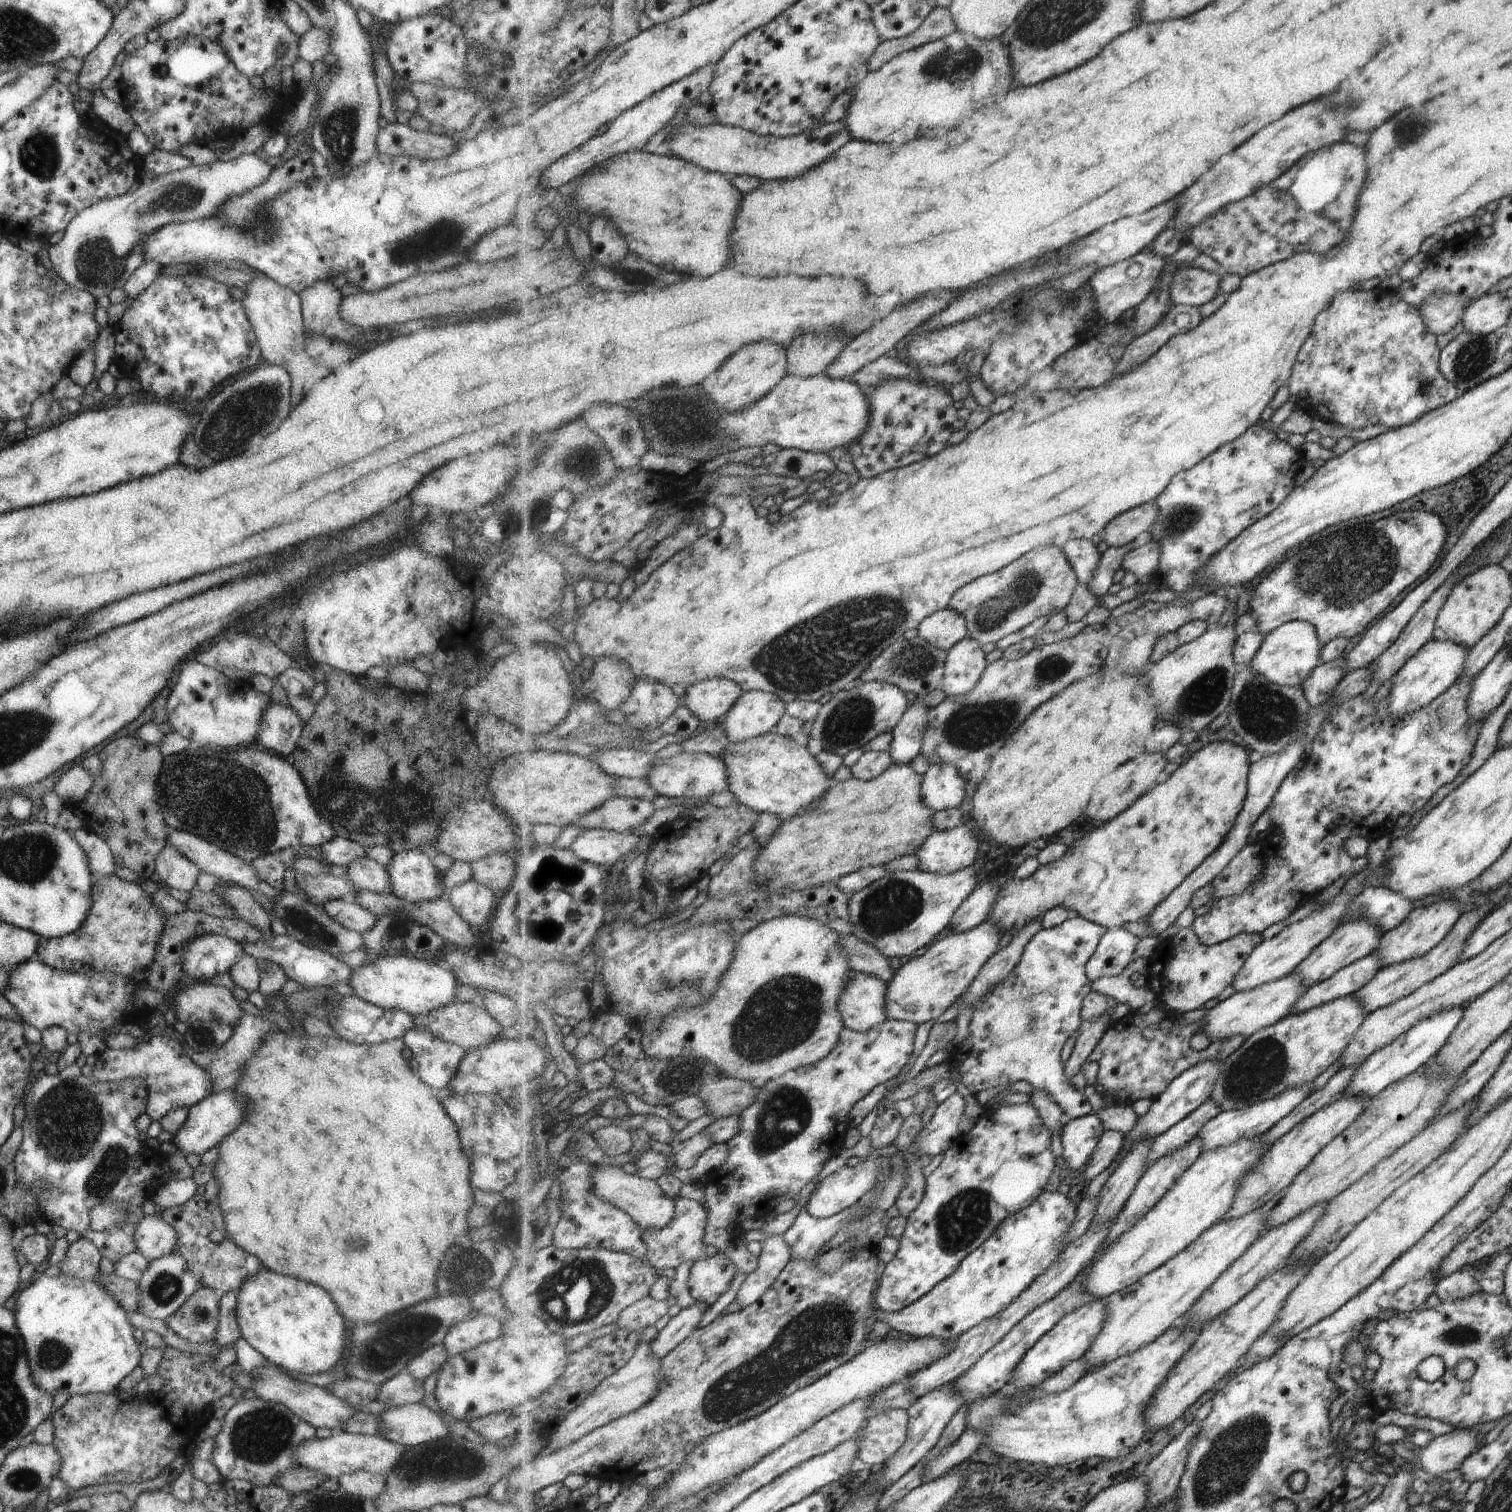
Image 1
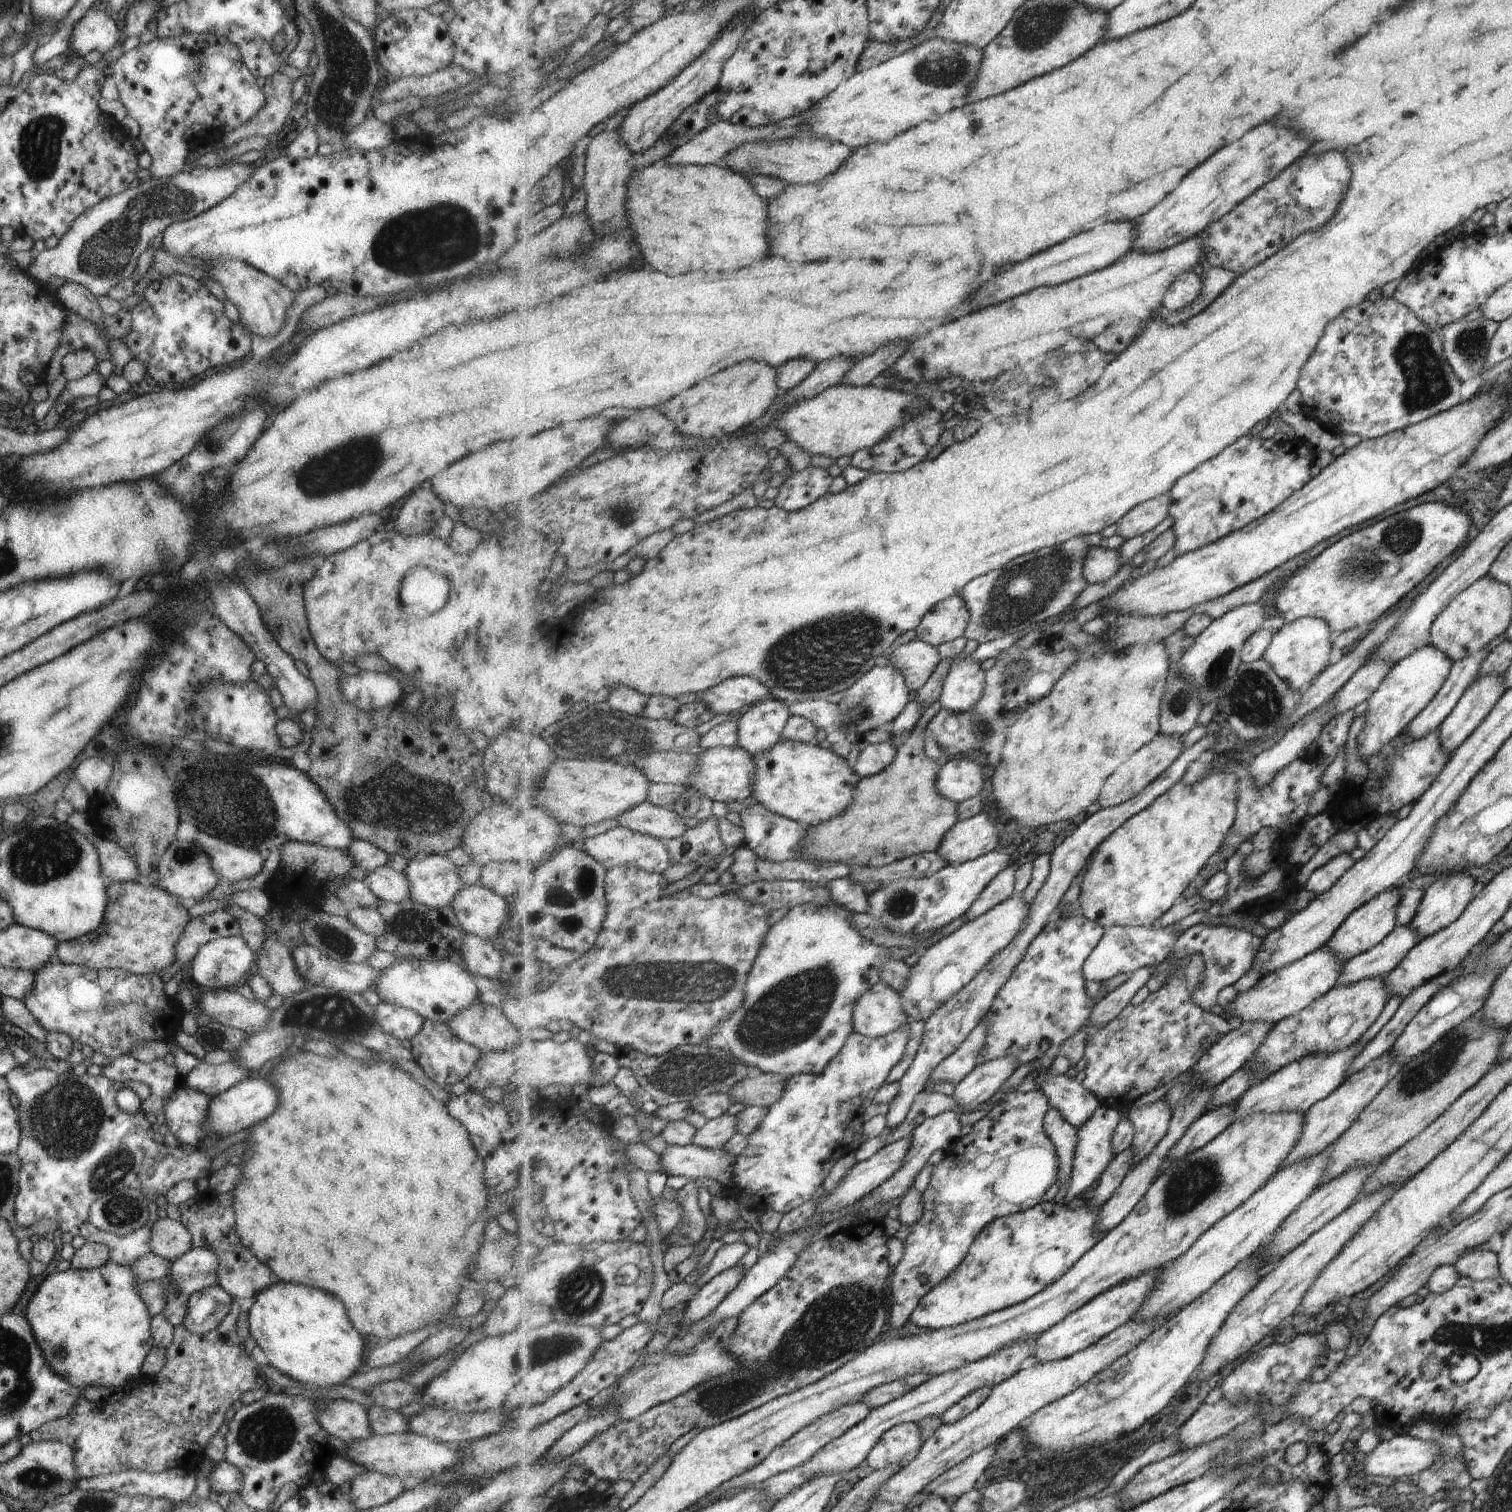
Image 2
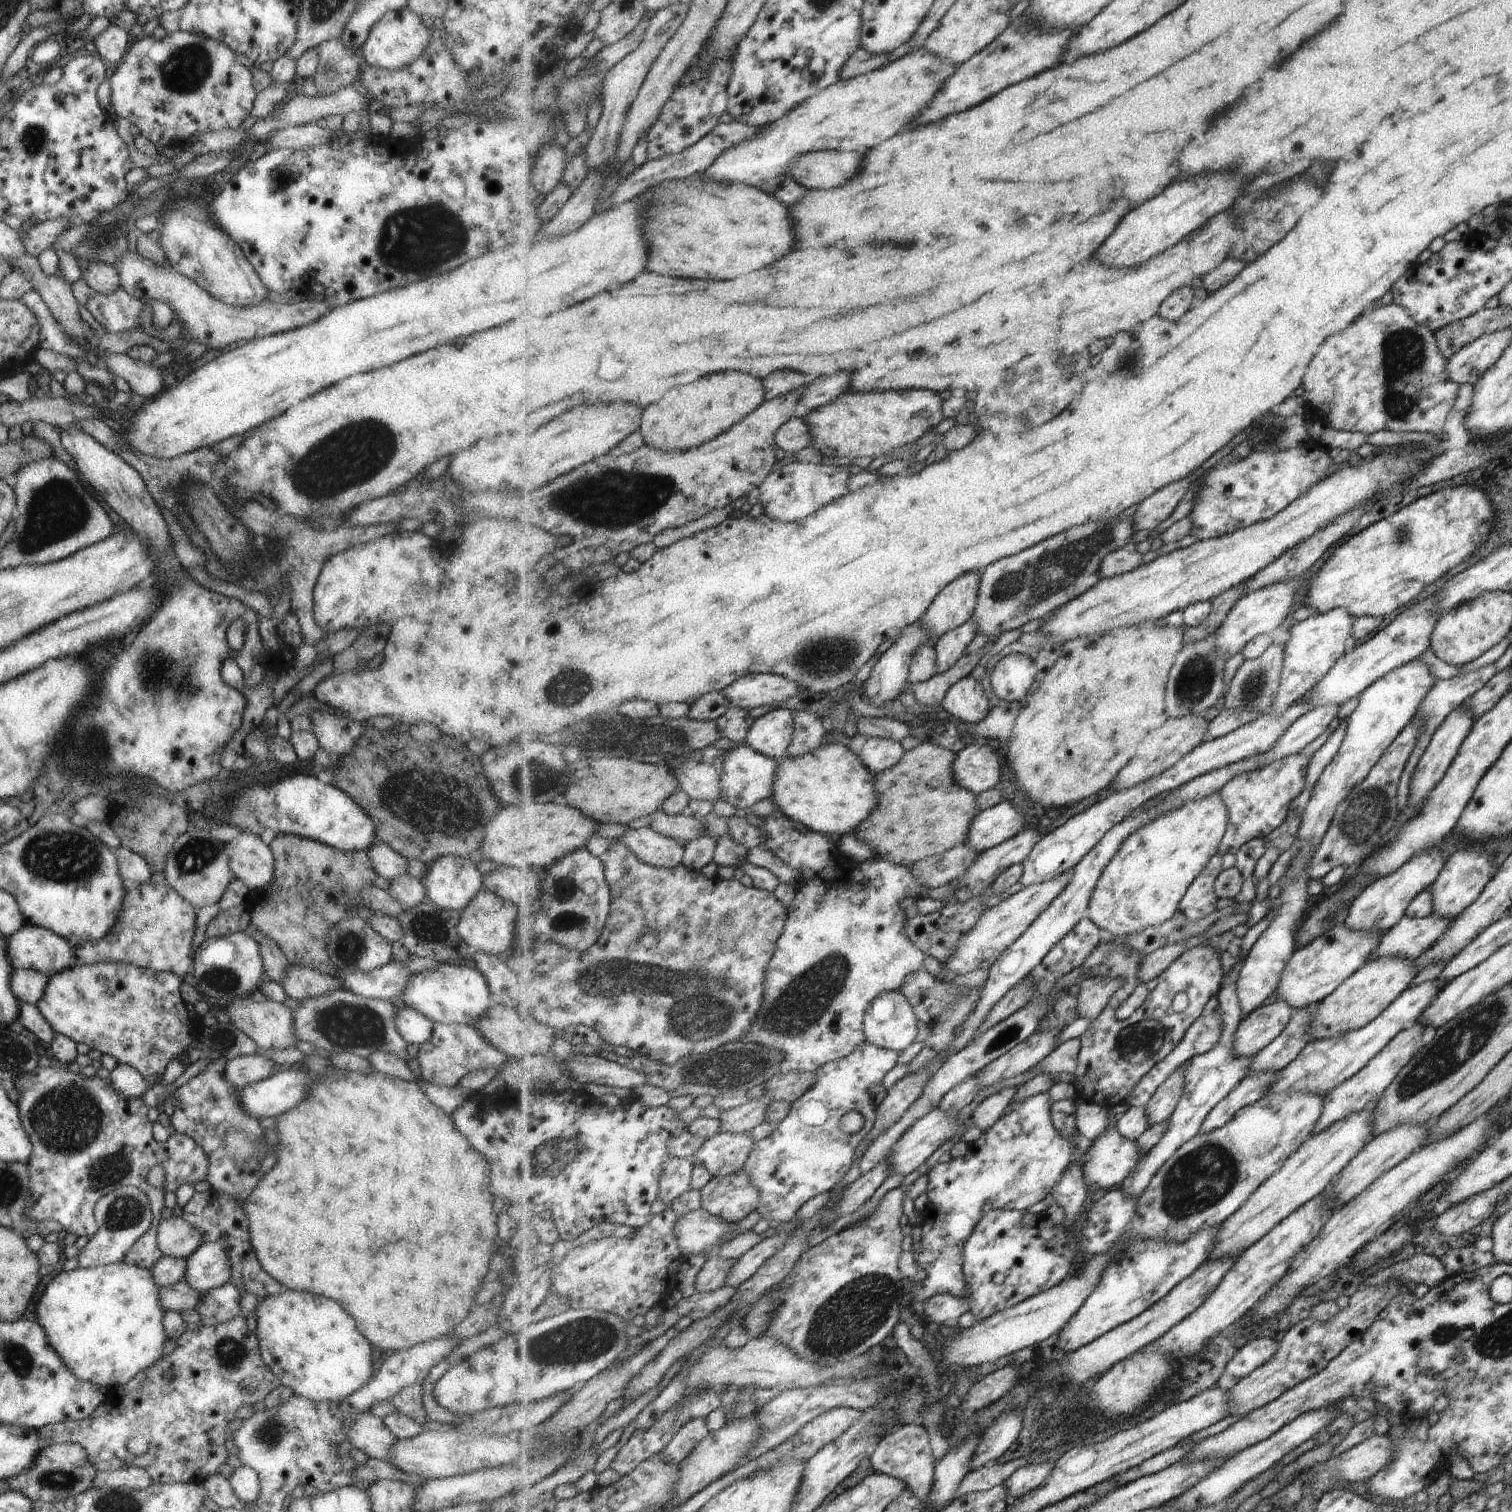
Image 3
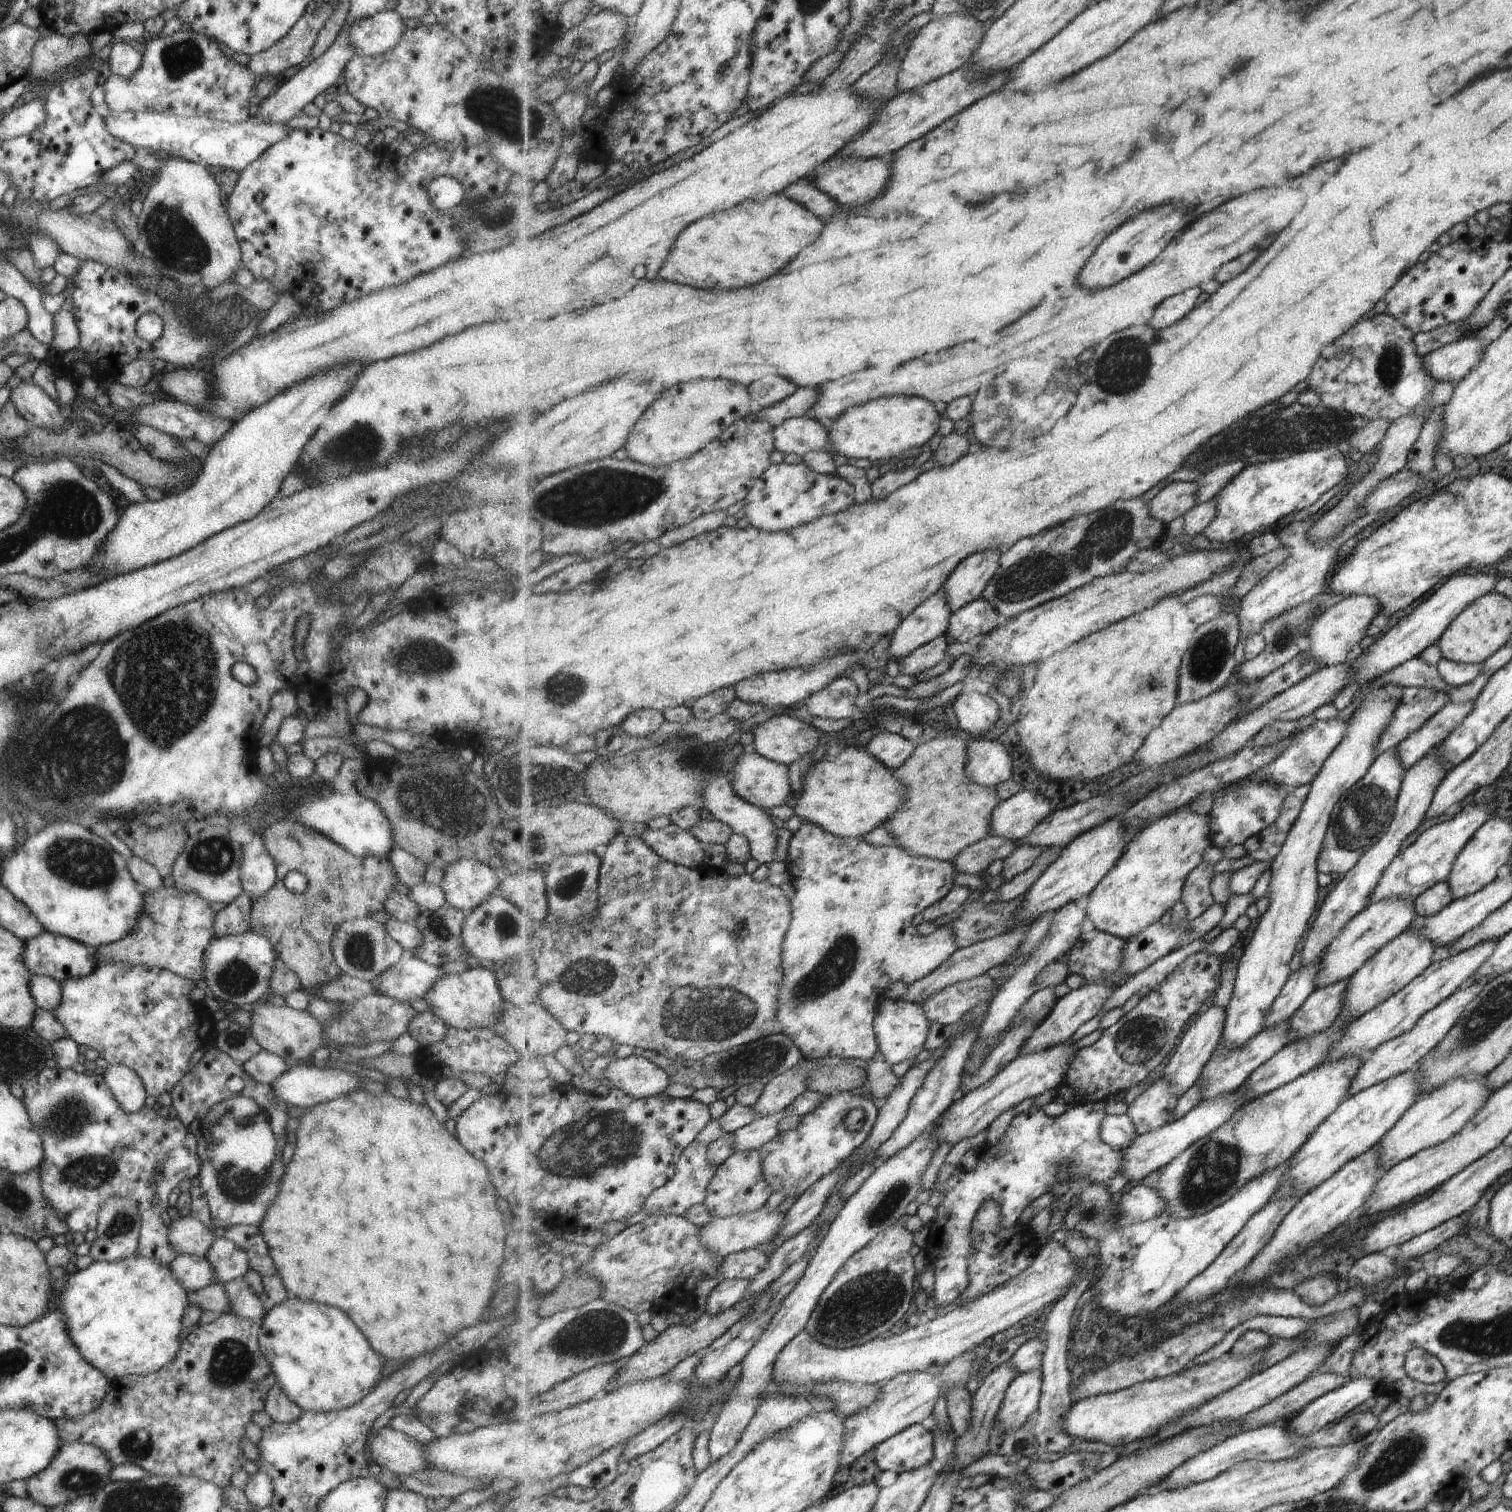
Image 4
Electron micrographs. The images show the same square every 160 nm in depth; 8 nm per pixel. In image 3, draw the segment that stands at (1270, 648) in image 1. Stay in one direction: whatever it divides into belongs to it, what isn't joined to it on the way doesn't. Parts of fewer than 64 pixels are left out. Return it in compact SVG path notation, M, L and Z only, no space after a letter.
M1333 609L1315 614L1304 621L1295 622L1289 630L1290 639L1285 644L1285 660L1282 670L1282 686L1276 699L1276 709L1285 710L1299 701L1334 666L1343 654L1343 644L1351 632L1351 615L1343 609Z

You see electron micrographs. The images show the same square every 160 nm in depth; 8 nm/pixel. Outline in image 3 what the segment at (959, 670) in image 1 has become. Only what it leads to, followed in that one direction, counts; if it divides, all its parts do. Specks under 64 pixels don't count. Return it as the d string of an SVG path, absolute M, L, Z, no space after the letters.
M969 675L949 689L941 707L965 723L975 724L990 713L991 704L979 679Z

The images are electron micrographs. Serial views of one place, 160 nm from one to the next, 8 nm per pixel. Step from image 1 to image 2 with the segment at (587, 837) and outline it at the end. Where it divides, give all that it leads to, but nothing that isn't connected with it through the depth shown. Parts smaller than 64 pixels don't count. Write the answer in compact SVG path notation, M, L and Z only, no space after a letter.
M621 826L612 828L606 833L584 839L580 843L580 846L581 850L587 851L587 854L590 854L597 862L606 866L608 870L614 869L624 863L630 863L650 873L663 874L669 866L674 864L670 850L667 850L664 840Z

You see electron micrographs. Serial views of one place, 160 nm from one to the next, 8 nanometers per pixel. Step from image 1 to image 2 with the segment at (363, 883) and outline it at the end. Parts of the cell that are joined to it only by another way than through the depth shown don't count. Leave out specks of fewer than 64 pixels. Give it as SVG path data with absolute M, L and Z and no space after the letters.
M388 865L366 872L363 882L380 902L399 902L409 898L408 882L403 872L395 871Z

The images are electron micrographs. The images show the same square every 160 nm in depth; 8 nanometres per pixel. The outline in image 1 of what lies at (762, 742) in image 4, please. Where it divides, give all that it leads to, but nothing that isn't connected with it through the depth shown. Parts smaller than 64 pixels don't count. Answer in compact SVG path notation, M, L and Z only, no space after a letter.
M744 690L724 716L723 730L731 743L767 734L783 718L786 704L778 694Z

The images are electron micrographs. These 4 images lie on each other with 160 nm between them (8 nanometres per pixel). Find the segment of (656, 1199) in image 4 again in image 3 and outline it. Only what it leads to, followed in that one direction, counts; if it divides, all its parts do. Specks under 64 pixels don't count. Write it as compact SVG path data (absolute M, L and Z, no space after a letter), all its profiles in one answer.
M671 1157L664 1166L660 1178L659 1200L672 1208L672 1202L692 1188L692 1174L695 1162L688 1157Z

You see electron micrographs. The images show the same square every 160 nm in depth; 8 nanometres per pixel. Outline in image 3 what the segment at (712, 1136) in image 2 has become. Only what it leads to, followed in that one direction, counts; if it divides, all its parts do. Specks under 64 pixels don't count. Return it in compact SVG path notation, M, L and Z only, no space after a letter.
M767 1094L747 1101L737 1108L723 1111L720 1116L723 1133L741 1134L752 1131L765 1122L768 1106L773 1102Z

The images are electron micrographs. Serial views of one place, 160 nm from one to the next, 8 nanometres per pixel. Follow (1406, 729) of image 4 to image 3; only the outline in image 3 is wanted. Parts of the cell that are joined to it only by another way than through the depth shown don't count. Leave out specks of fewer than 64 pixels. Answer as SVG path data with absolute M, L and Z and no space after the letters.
M1491 663L1466 673L1459 673L1450 679L1435 679L1434 685L1427 691L1425 698L1423 698L1421 704L1419 704L1419 708L1414 715L1414 717L1419 717L1424 722L1424 732L1416 740L1414 749L1411 750L1411 754L1409 754L1409 758L1407 758L1407 762L1405 762L1405 766L1403 766L1401 776L1399 776L1397 782L1397 790L1395 790L1395 793L1397 794L1397 796L1395 796L1395 807L1398 814L1402 812L1402 808L1406 804L1410 776L1413 773L1419 757L1423 754L1423 751L1431 738L1431 734L1435 732L1435 729L1443 722L1443 719L1447 714L1461 705L1464 700L1469 698L1474 692L1477 692L1477 690L1479 690L1495 673L1493 663Z

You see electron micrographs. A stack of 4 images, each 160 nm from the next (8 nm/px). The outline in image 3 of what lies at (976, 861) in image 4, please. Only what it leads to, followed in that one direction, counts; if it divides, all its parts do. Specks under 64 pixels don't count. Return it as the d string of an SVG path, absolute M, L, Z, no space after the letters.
M961 843L943 854L914 862L912 872L923 885L937 888L961 876L980 854Z

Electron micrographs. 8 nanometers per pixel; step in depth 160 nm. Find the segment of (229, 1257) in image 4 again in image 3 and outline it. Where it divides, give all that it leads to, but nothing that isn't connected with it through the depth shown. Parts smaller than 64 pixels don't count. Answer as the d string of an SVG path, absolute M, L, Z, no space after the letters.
M221 1238L201 1242L186 1258L183 1280L201 1294L206 1293L228 1280L230 1264Z

